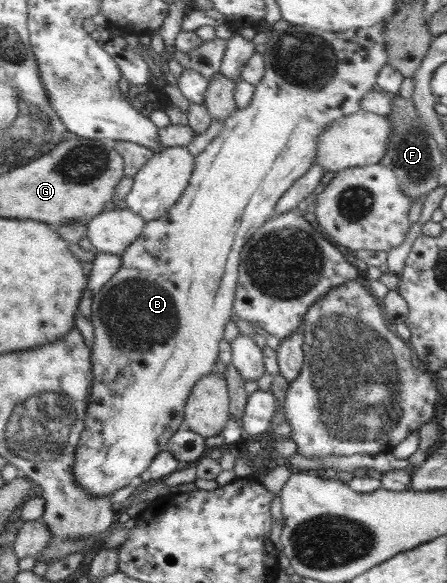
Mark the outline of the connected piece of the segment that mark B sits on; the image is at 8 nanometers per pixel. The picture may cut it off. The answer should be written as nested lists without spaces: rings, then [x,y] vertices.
[[[387,21],[375,23],[370,27],[360,27],[360,29],[350,29],[350,31],[318,31],[312,27],[292,27],[286,30],[272,30],[269,34],[269,41],[265,43],[266,50],[262,53],[265,63],[265,73],[258,85],[254,86],[254,95],[248,107],[237,108],[235,112],[223,121],[221,133],[214,137],[198,156],[195,157],[195,165],[192,170],[190,181],[186,189],[182,192],[180,199],[170,207],[166,215],[160,219],[146,222],[142,233],[127,247],[120,255],[122,265],[116,275],[112,276],[109,283],[92,299],[92,315],[90,317],[93,333],[95,336],[94,346],[91,350],[92,373],[94,382],[90,388],[90,397],[87,403],[85,416],[85,428],[80,433],[80,440],[76,445],[74,465],[72,465],[72,477],[74,481],[90,495],[108,495],[112,491],[118,491],[132,481],[139,481],[142,473],[150,467],[152,460],[158,453],[166,449],[168,440],[178,429],[185,428],[183,421],[185,406],[194,387],[194,384],[204,375],[212,373],[212,369],[219,359],[220,341],[224,338],[225,326],[233,318],[233,304],[235,292],[238,288],[238,273],[240,267],[241,251],[244,244],[248,242],[250,236],[266,220],[274,216],[274,207],[278,200],[288,191],[288,188],[299,177],[302,177],[308,168],[314,164],[316,159],[316,149],[318,149],[318,139],[322,131],[334,123],[336,119],[350,115],[362,110],[360,99],[372,91],[376,83],[379,72],[384,65],[388,65],[388,54],[386,52],[386,33]]]

